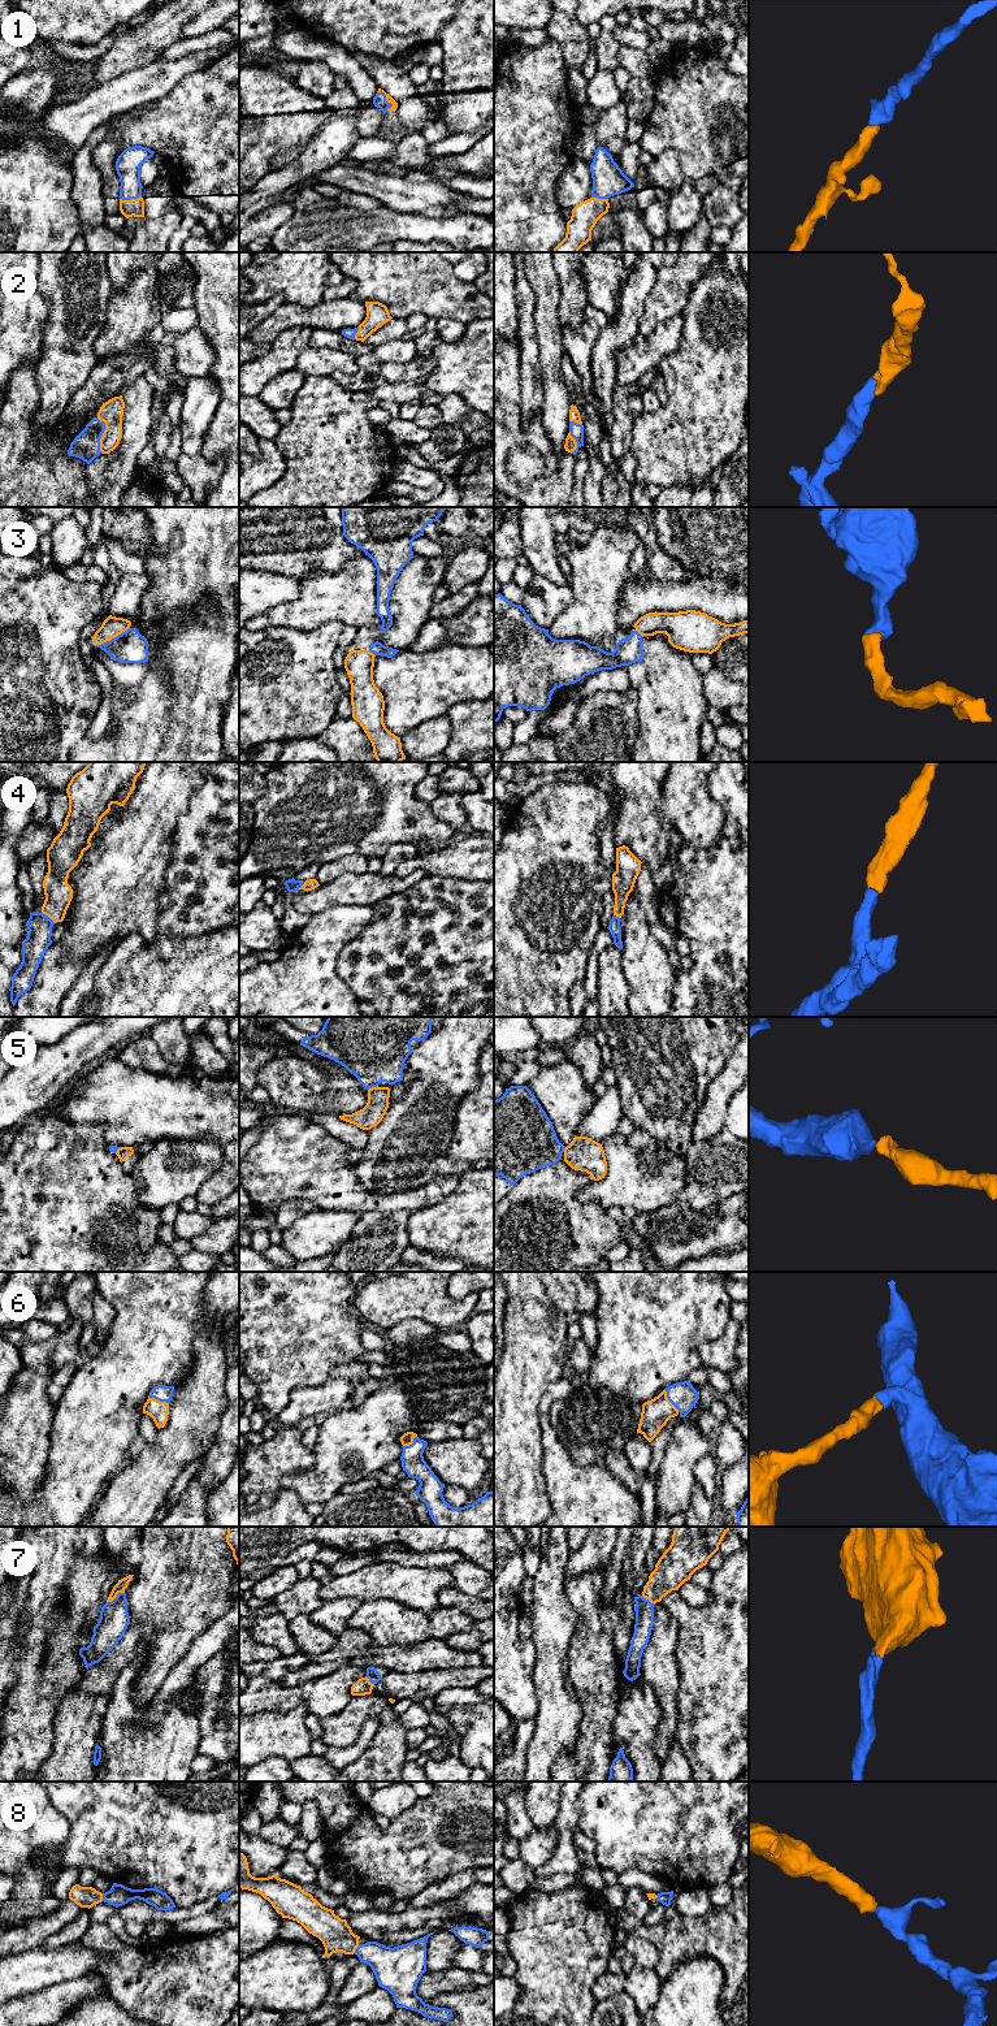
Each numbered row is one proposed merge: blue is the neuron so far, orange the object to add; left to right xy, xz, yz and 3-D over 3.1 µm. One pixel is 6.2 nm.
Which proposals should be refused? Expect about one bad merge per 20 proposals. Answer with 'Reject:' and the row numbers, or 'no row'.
Reject: no row

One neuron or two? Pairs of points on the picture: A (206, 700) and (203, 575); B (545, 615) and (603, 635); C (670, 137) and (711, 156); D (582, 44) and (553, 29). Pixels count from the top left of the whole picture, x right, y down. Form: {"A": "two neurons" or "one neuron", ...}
{"A": "one neuron", "B": "two neurons", "C": "one neuron", "D": "one neuron"}

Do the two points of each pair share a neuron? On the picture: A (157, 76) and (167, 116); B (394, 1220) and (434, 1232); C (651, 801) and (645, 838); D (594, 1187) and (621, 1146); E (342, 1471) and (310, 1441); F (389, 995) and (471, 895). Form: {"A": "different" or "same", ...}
{"A": "different", "B": "different", "C": "same", "D": "same", "E": "different", "F": "same"}

